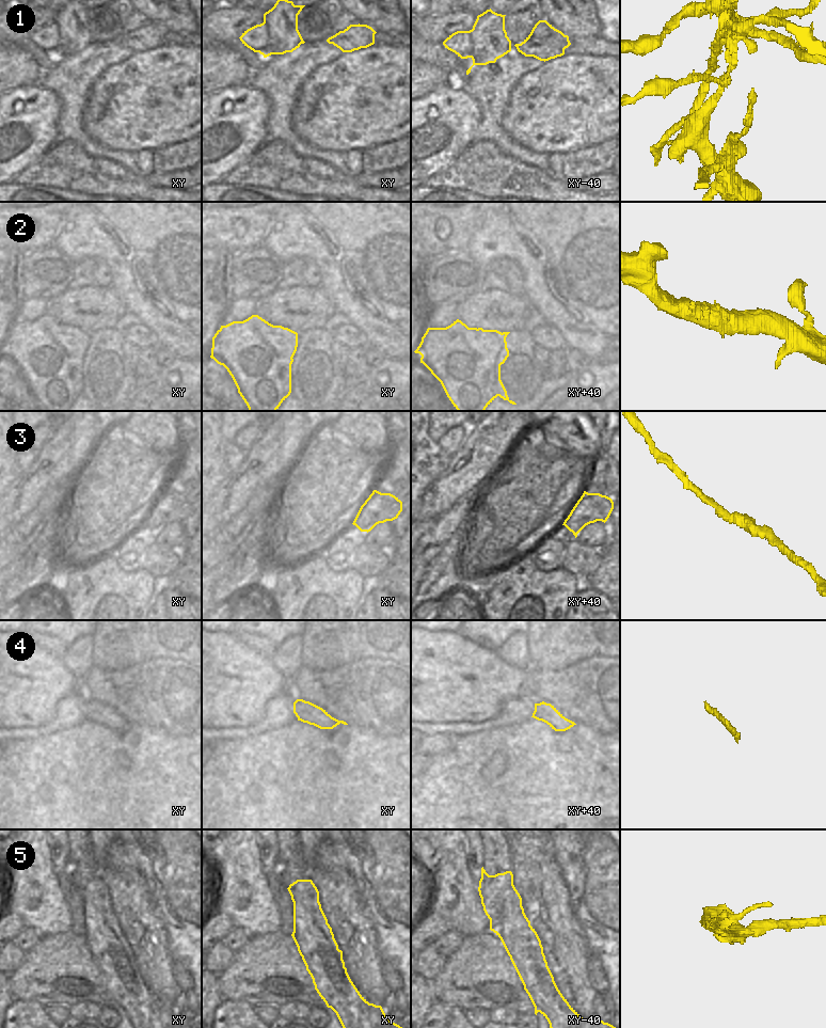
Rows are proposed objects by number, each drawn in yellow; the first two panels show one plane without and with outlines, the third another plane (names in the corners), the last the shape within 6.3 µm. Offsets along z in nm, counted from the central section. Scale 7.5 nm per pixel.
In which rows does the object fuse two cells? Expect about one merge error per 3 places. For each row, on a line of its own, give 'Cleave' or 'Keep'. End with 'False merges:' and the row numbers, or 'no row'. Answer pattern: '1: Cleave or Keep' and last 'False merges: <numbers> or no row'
1: Cleave
2: Keep
3: Keep
4: Keep
5: Cleave
False merges: 1, 5

